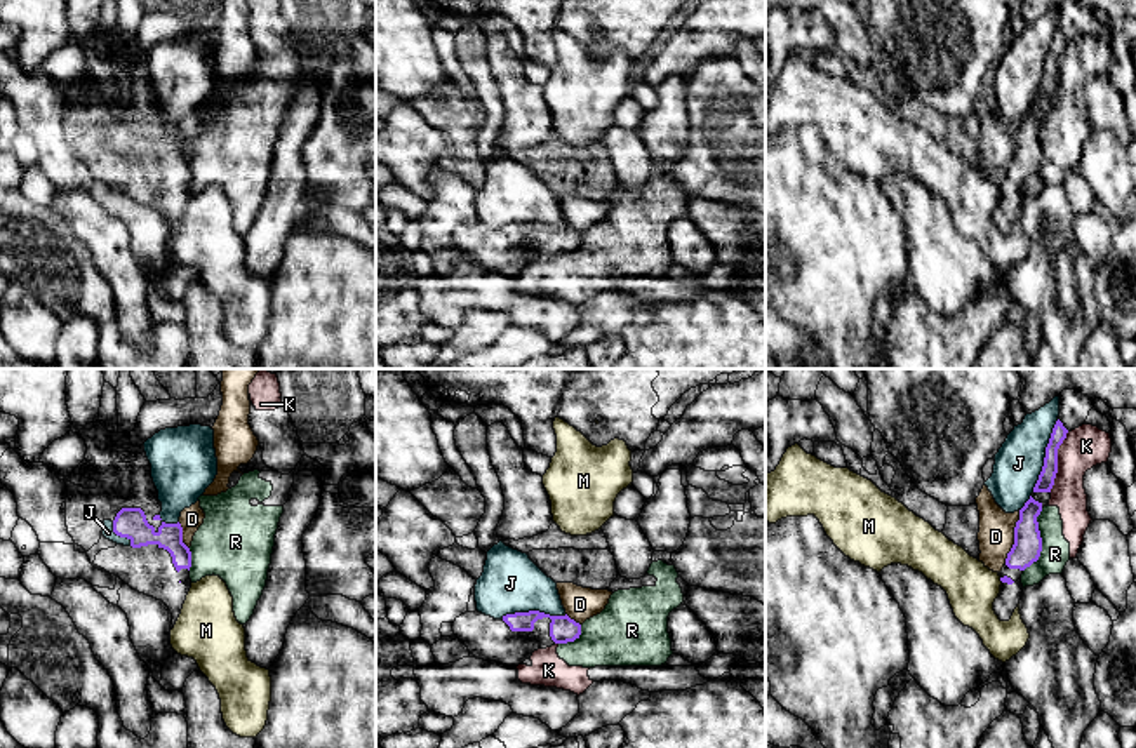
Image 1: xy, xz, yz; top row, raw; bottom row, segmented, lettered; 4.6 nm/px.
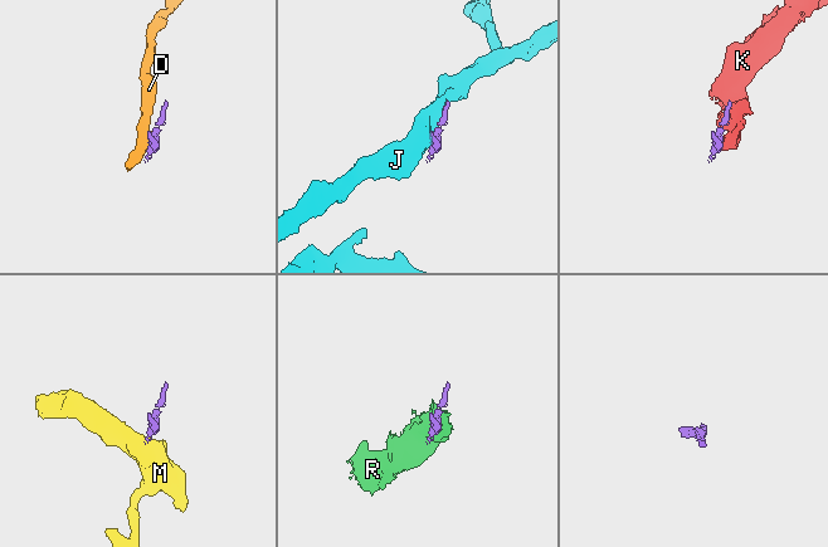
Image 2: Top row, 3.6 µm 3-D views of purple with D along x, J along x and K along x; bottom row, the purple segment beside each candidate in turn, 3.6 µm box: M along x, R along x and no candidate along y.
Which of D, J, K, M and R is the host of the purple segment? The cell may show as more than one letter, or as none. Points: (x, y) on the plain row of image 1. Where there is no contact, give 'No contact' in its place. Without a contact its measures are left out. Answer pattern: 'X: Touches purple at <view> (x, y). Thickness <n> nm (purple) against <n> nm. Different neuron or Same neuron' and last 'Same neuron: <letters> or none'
D: Touches purple at yz (1015, 146). Thickness 130 nm (purple) against 170 nm. Different neuron
J: Touches purple at yz (1046, 66). Thickness 80 nm (purple) against 220 nm. Different neuron
K: Touches purple at yz (1056, 72). Thickness 80 nm (purple) against 190 nm. Different neuron
M: Touches purple at yz (1001, 190). Thickness 30 nm (purple) against 240 nm. Different neuron
R: Touches purple at yz (1041, 152). Thickness 130 nm (purple) against 130 nm. Different neuron
Same neuron: none

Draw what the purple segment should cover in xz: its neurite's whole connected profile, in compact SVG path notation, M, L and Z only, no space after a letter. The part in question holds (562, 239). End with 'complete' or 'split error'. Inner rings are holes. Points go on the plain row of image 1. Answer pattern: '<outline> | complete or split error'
M475 221L456 228L452 242L468 257L470 268L517 278L538 259L579 249L581 235L567 224L529 221L494 230Z | split error

